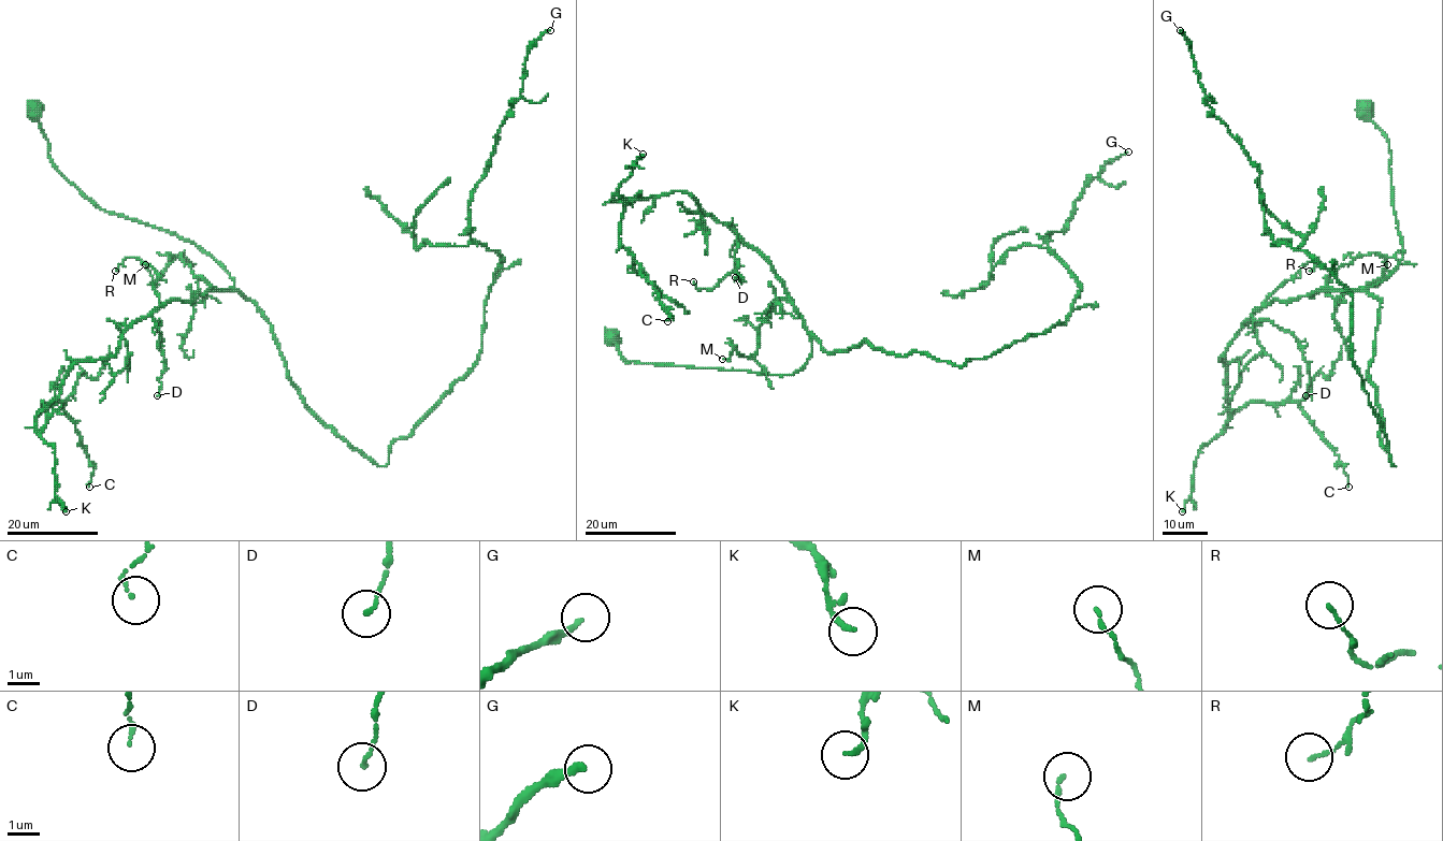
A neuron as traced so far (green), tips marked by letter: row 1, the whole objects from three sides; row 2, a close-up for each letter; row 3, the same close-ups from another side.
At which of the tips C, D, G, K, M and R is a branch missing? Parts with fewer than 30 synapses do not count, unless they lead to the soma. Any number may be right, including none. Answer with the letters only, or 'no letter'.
G

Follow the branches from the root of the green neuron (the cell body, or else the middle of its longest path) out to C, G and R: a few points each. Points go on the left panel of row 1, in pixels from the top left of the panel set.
C: (35, 106), (90, 201), (234, 283), (75, 363), (40, 433), (42, 402), (65, 404), (89, 487)
G: (35, 106), (52, 163), (211, 255), (302, 401), (385, 465), (478, 359), (502, 258), (469, 202), (550, 30)
R: (35, 106), (52, 163), (90, 201), (195, 243), (234, 285), (161, 305), (150, 266), (128, 257), (115, 271)

